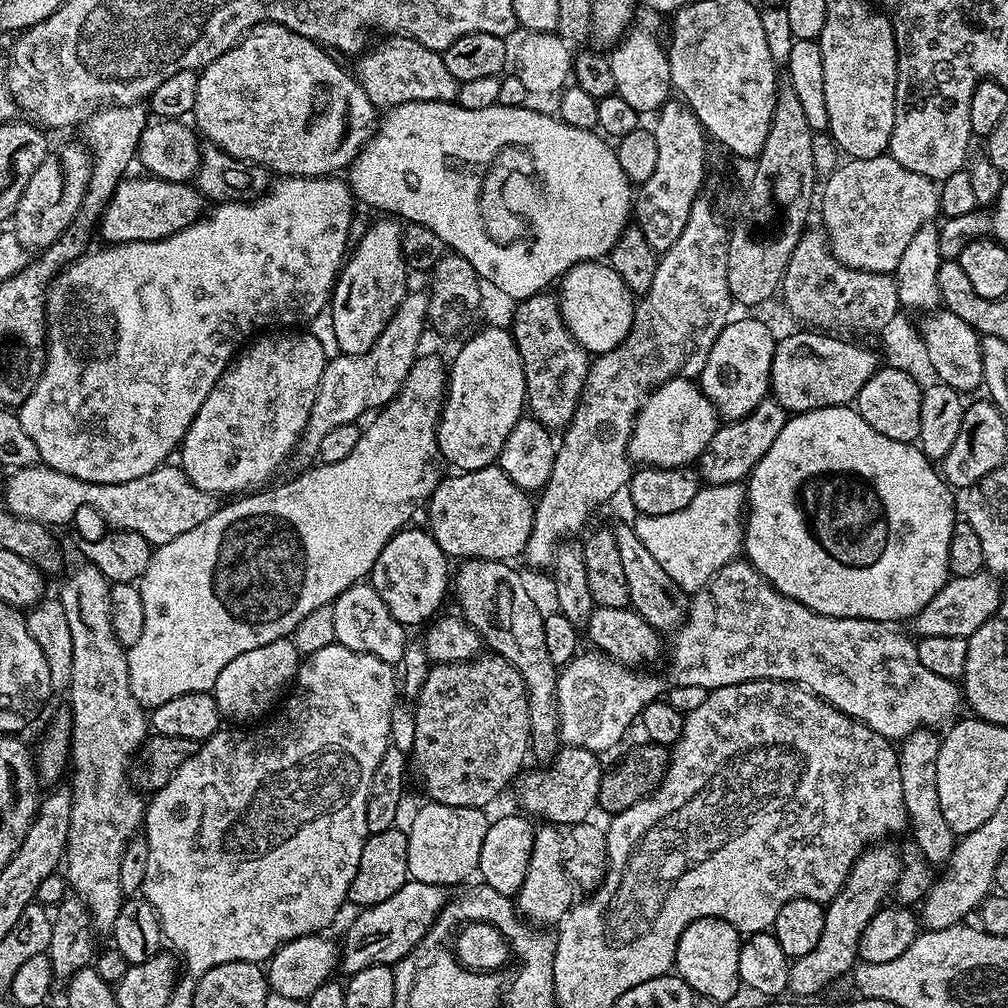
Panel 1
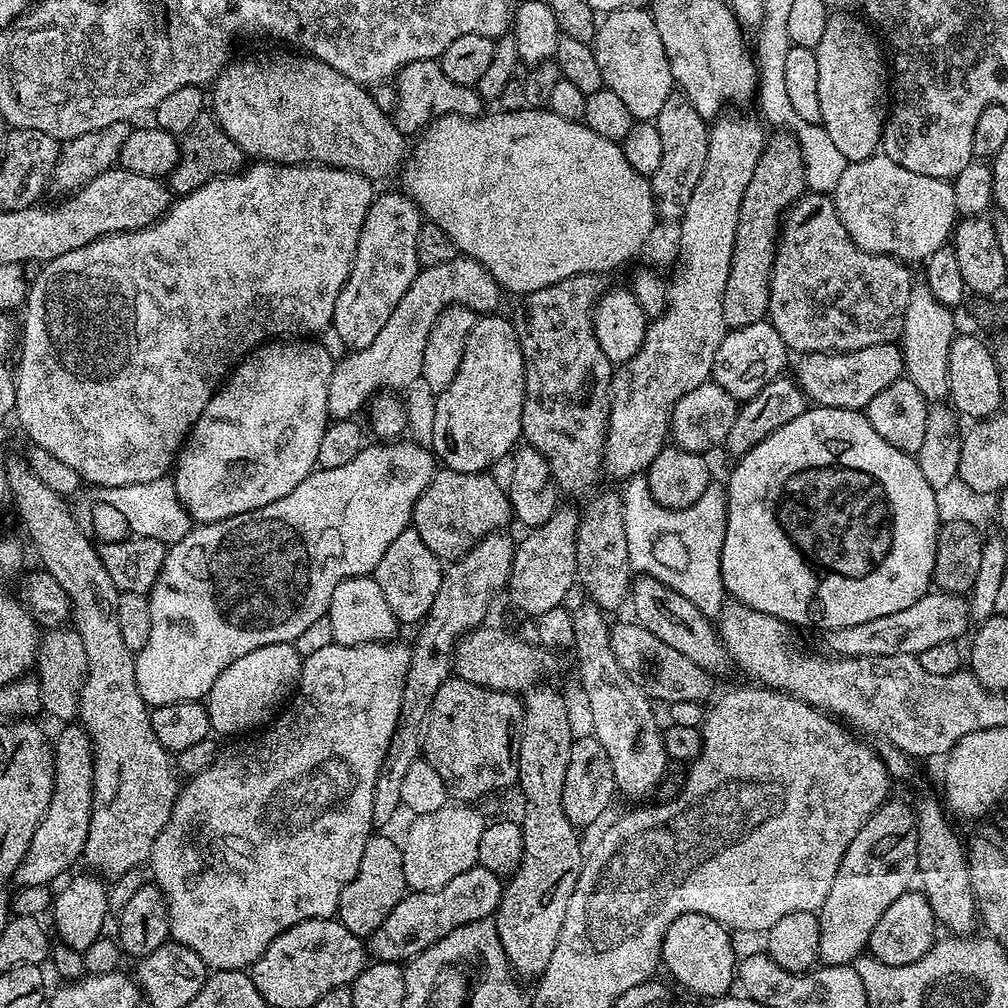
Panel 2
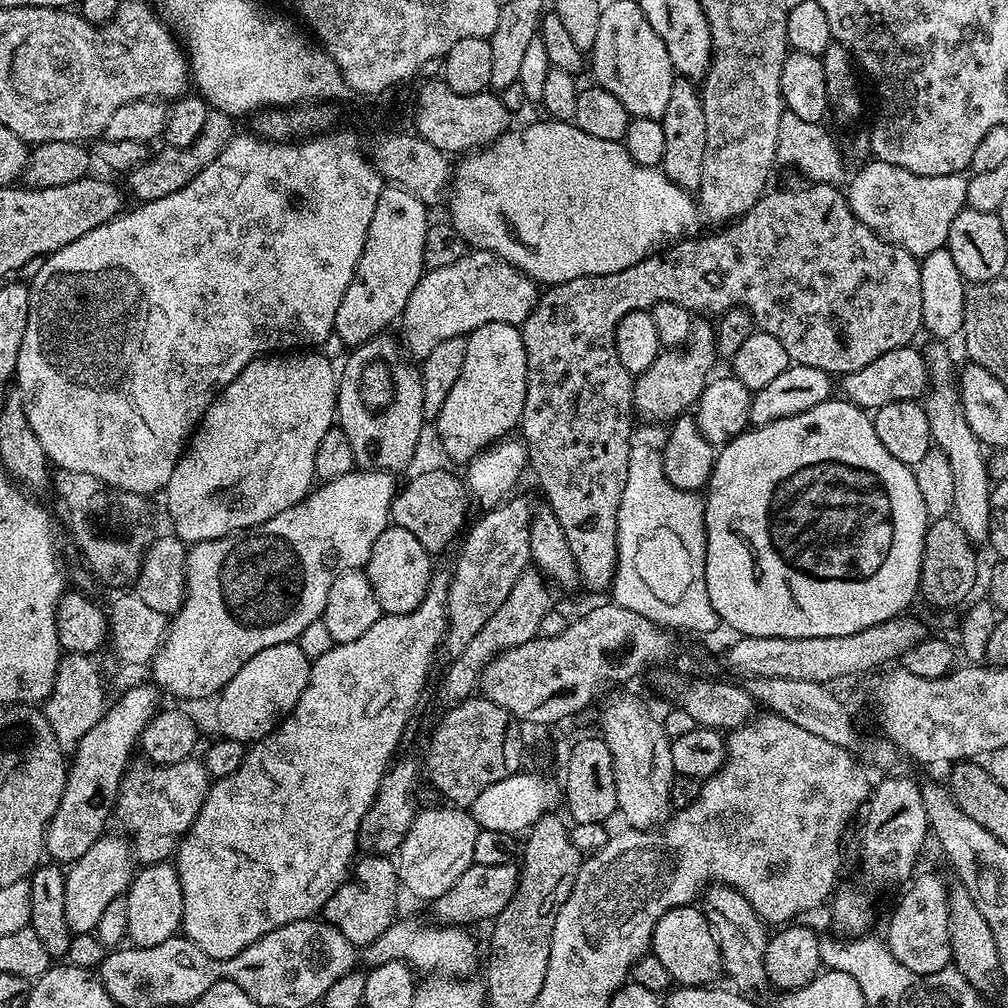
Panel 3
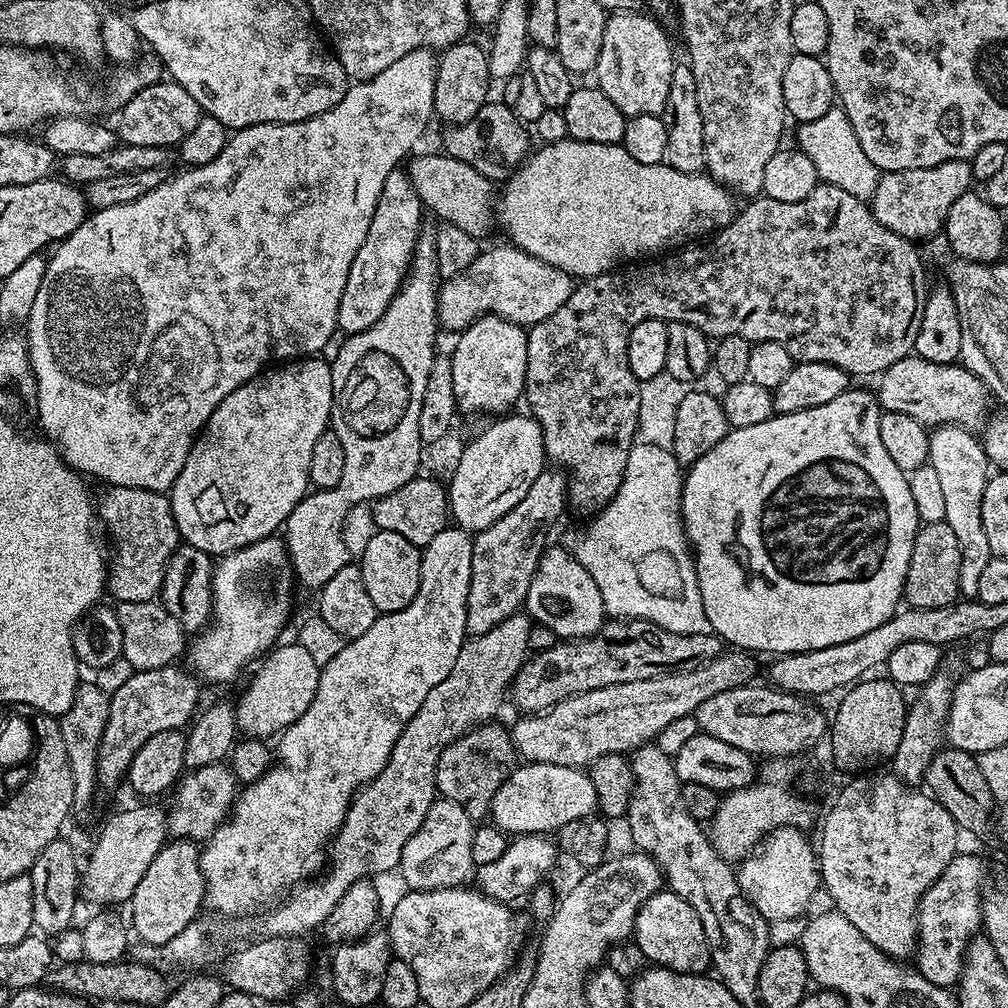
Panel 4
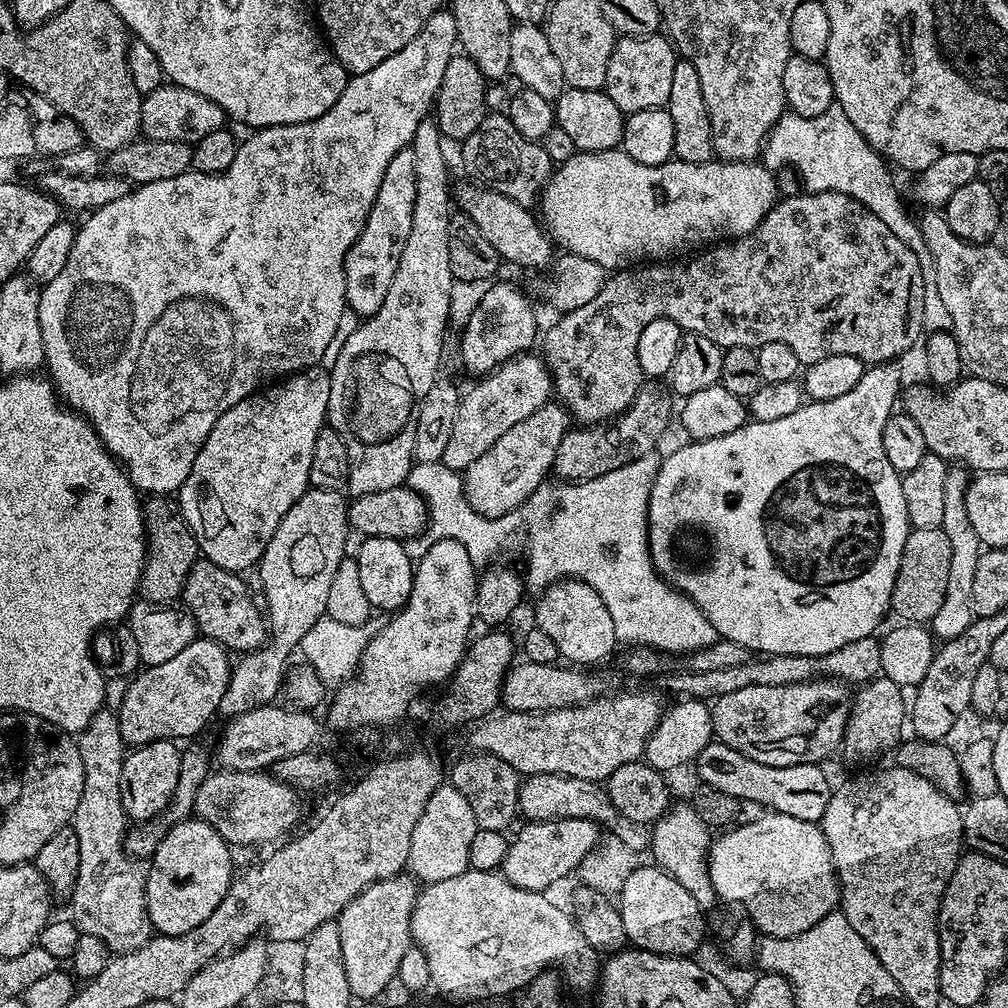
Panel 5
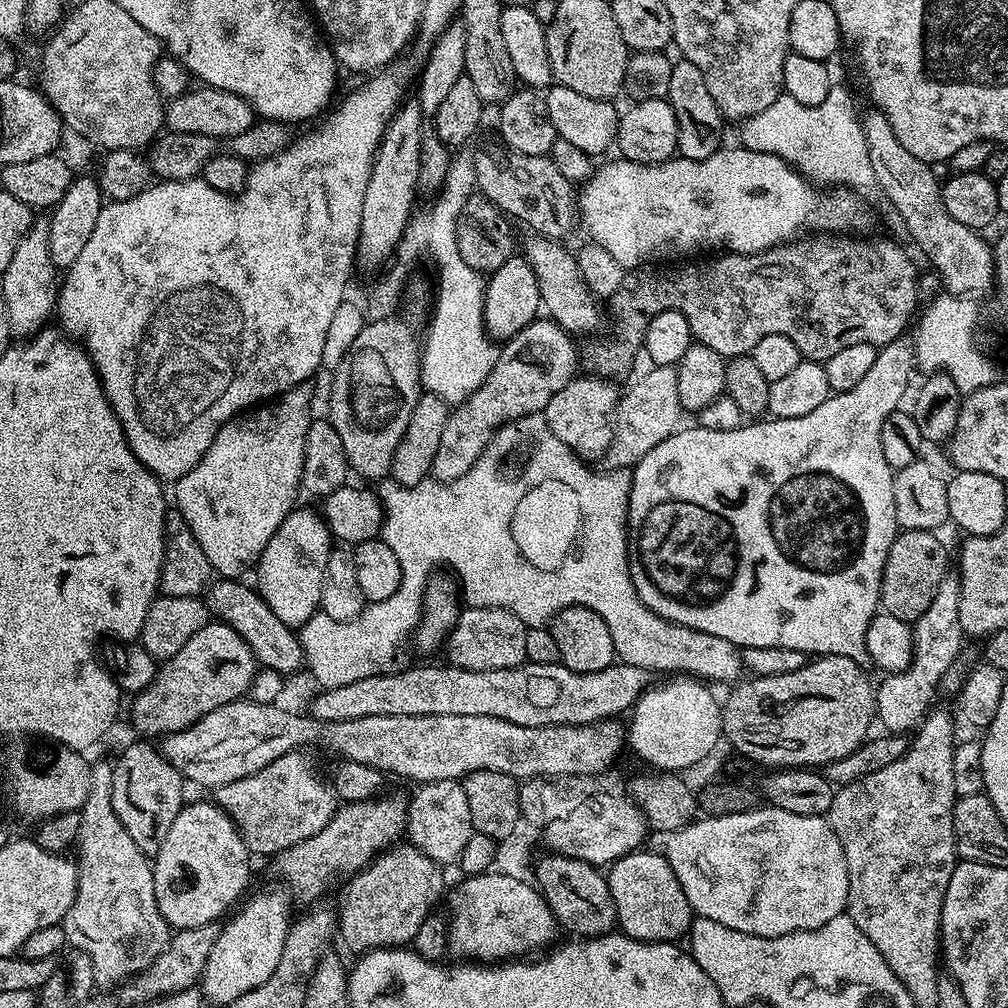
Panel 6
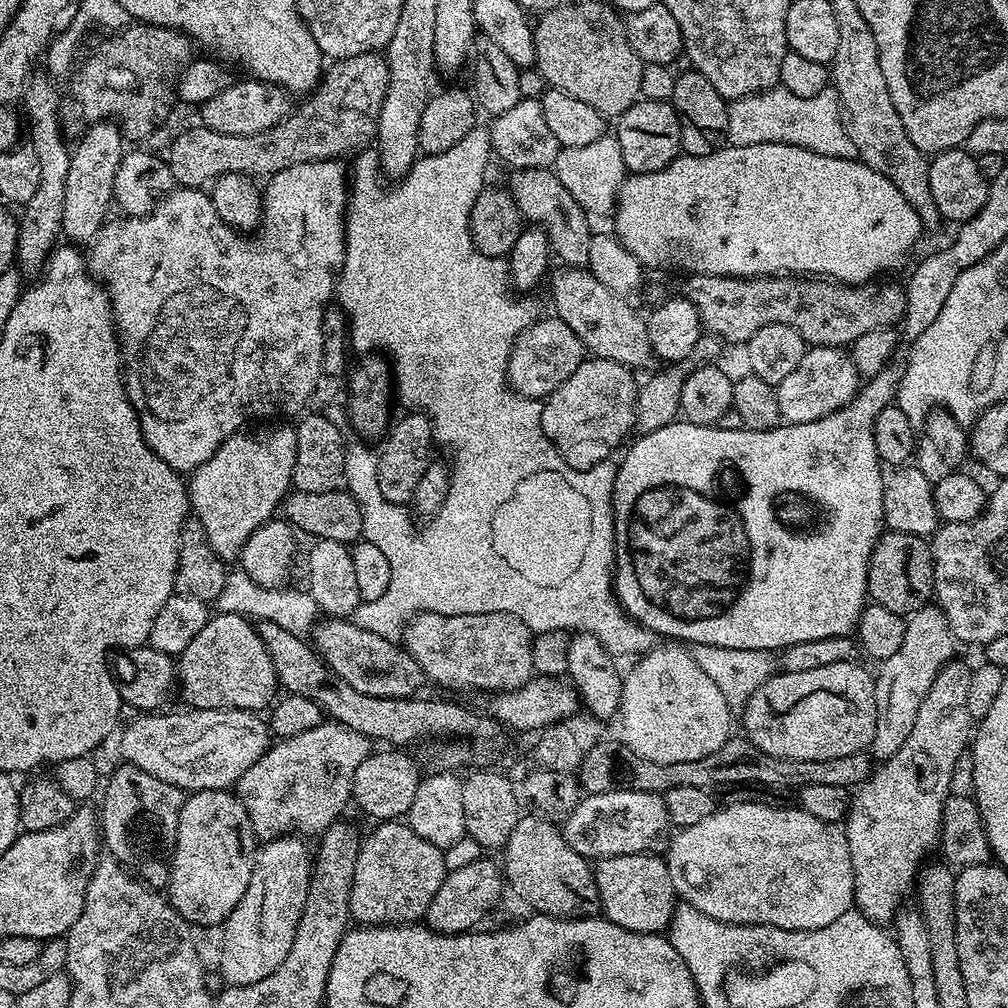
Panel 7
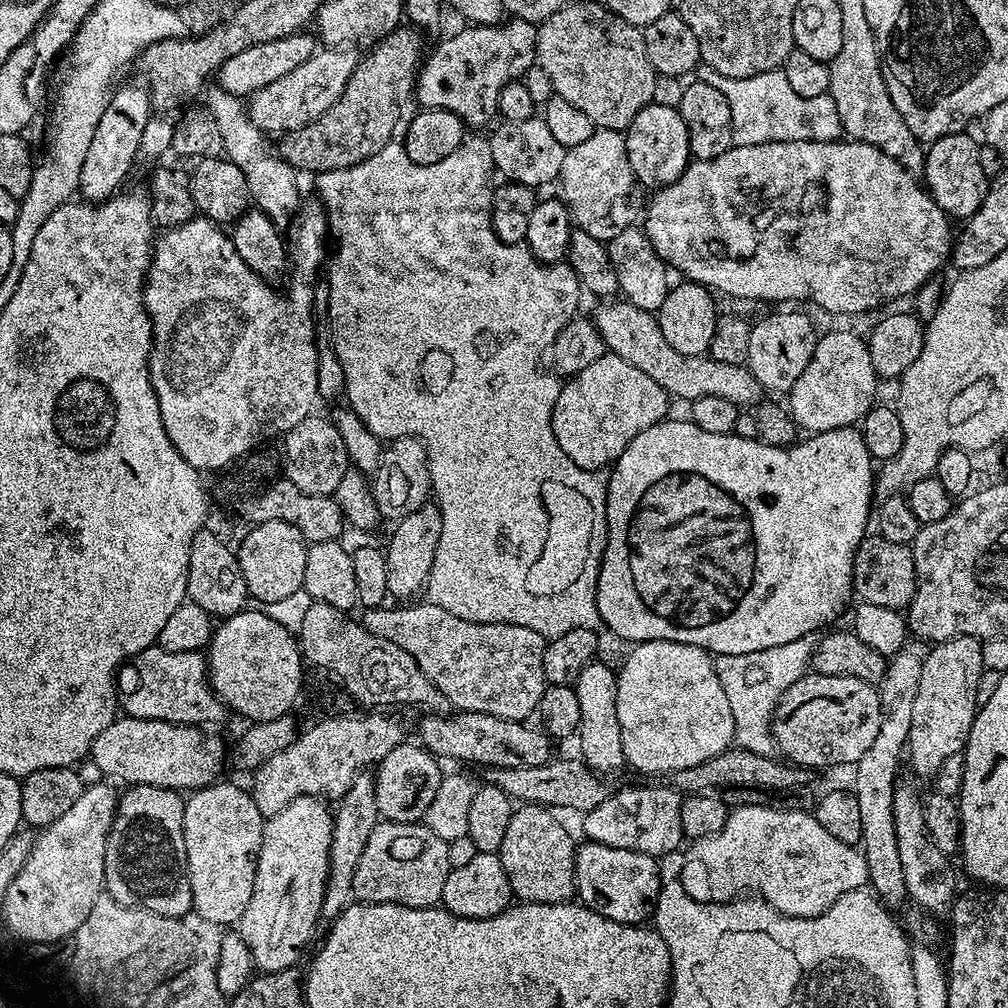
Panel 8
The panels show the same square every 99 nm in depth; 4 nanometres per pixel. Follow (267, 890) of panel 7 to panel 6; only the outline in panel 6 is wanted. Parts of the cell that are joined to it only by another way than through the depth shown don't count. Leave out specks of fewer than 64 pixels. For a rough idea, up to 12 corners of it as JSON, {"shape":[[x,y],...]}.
{"shape":[[249,895],[221,927],[198,981],[231,1006],[274,974],[290,900]]}

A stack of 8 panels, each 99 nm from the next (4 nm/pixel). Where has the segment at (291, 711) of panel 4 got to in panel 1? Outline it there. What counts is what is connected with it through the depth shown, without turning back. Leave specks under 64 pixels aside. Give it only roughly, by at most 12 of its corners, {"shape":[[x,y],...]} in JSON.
{"shape":[[283,636],[228,662],[212,687],[225,719],[271,711],[299,671]]}

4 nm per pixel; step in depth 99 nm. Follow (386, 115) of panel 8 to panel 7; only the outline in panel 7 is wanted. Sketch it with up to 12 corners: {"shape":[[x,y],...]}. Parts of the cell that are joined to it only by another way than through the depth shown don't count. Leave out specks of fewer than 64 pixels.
{"shape":[[332,60],[304,105],[262,134],[203,126],[166,151],[173,181],[271,178],[376,140],[390,70]]}

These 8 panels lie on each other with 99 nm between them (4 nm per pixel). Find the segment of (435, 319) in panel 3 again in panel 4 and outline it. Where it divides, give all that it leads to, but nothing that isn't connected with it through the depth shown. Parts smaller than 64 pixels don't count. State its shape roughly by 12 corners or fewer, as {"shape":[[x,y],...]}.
{"shape":[[520,248],[481,251],[441,283],[436,318],[459,334],[489,314],[531,326],[573,277]]}

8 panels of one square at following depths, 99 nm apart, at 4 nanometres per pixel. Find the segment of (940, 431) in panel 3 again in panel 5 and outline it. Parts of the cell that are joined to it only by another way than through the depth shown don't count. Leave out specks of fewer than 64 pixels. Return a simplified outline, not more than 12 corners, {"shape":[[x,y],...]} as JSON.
{"shape":[[969,473],[945,476],[940,527],[950,538],[946,598],[930,621],[937,641],[974,619],[982,545],[966,515]]}

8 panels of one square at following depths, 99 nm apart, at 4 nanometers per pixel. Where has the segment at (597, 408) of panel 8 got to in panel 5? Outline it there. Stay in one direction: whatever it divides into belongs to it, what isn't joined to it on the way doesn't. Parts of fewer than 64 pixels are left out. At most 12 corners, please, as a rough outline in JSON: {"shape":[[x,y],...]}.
{"shape":[[544,404],[462,477],[464,499],[498,517],[552,472],[570,413]]}

